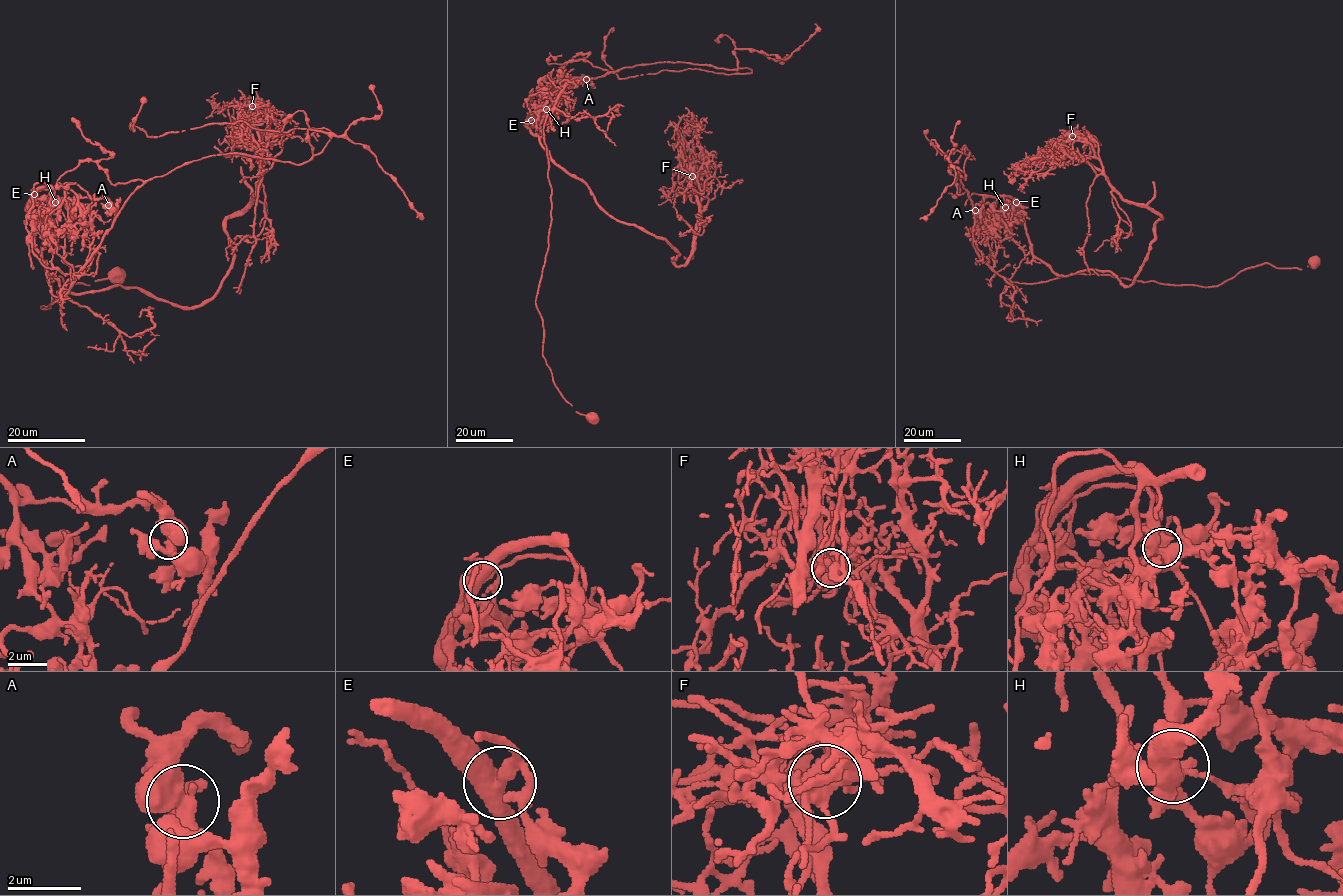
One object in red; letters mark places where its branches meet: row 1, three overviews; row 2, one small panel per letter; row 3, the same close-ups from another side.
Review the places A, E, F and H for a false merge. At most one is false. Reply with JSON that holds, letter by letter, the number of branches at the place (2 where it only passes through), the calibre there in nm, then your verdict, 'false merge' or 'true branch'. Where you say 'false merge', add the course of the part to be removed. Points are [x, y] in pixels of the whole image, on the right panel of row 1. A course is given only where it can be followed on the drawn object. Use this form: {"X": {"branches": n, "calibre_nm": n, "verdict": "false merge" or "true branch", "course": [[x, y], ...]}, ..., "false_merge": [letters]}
{"A": {"branches": 4, "calibre_nm": 460, "verdict": "true branch"}, "E": {"branches": 4, "calibre_nm": 480, "verdict": "true branch"}, "F": {"branches": 8, "calibre_nm": 440, "verdict": "true branch"}, "H": {"branches": 5, "calibre_nm": 440, "verdict": "false merge", "course": [[1005, 207], [1016, 222], [990, 267], [958, 174], [965, 147], [974, 158], [942, 154], [928, 129]]}, "false_merge": ["H"]}

